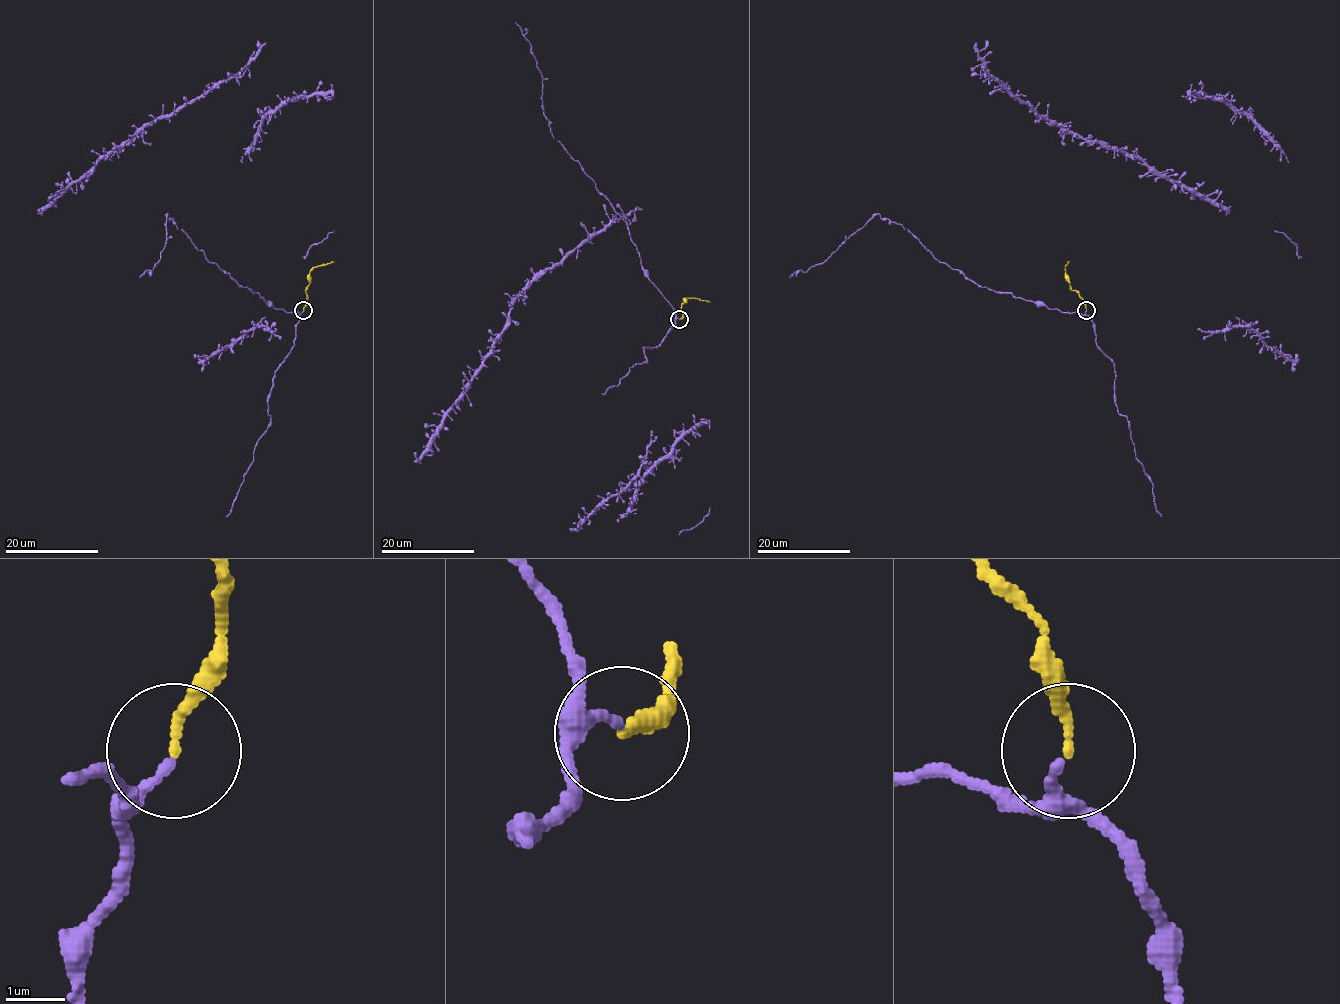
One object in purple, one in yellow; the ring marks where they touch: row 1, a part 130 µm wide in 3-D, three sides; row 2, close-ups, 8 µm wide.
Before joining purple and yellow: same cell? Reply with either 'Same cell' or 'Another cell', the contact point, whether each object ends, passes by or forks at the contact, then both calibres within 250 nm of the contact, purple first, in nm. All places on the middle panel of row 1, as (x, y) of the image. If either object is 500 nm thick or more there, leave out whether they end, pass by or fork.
Same cell. Place: (679, 319). At the ring purple ends. At the ring yellow ends. Thickness 160 nm (purple) against 160 nm

